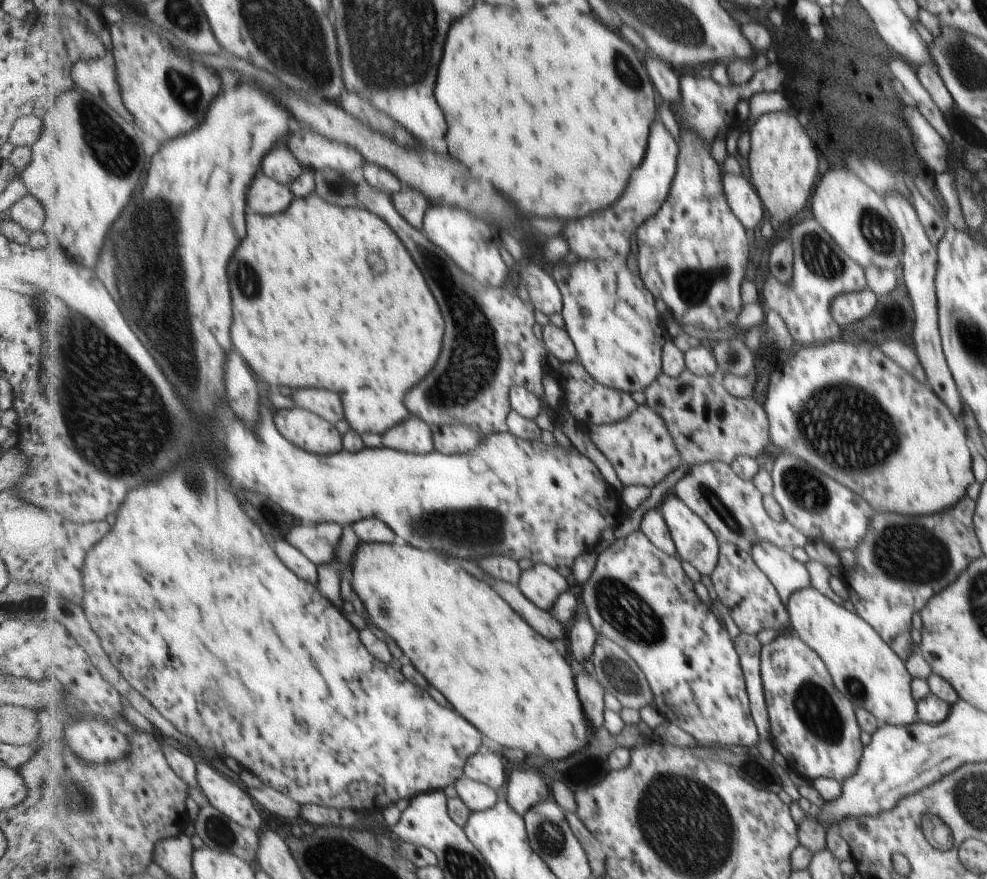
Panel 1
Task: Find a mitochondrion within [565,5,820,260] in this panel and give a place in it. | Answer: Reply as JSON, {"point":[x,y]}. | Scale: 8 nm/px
{"point":[622,65]}

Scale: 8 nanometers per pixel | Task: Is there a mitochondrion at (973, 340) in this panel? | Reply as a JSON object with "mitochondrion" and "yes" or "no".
{"mitochondrion":"yes"}

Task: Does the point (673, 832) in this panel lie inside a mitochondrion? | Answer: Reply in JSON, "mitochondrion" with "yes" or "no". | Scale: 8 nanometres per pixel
{"mitochondrion":"yes"}

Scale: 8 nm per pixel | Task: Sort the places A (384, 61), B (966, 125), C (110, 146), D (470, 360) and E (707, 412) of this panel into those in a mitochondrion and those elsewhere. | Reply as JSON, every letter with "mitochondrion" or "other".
{"A":"mitochondrion","B":"mitochondrion","C":"mitochondrion","D":"mitochondrion","E":"other"}

